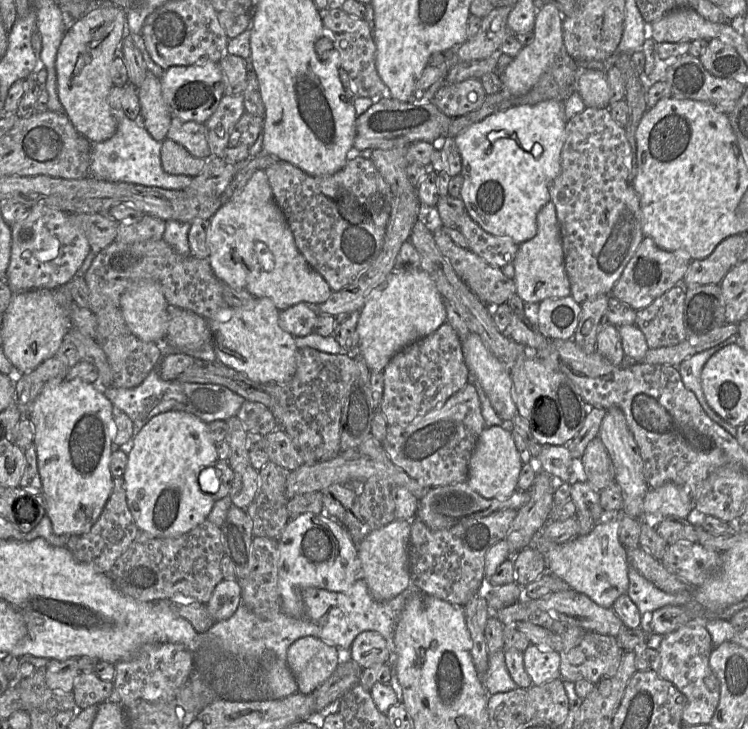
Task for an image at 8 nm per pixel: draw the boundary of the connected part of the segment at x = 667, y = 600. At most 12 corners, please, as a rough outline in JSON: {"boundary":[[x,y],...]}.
{"boundary":[[632,567],[627,594],[642,615],[685,605],[692,592],[668,594]]}

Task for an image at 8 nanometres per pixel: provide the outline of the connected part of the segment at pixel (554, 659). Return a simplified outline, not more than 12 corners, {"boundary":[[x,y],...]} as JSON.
{"boundary":[[530,644],[525,670],[535,686],[561,677],[561,656]]}

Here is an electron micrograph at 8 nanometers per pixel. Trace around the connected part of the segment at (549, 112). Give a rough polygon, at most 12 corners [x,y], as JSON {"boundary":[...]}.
{"boundary":[[565,101],[454,137],[460,199],[486,232],[537,234],[566,140]]}

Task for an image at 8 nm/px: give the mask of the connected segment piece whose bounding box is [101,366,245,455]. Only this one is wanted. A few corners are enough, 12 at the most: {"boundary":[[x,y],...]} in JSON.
{"boundary":[[155,366],[136,387],[101,390],[133,422],[132,438],[171,410],[208,424],[245,401],[222,385],[163,380]]}

